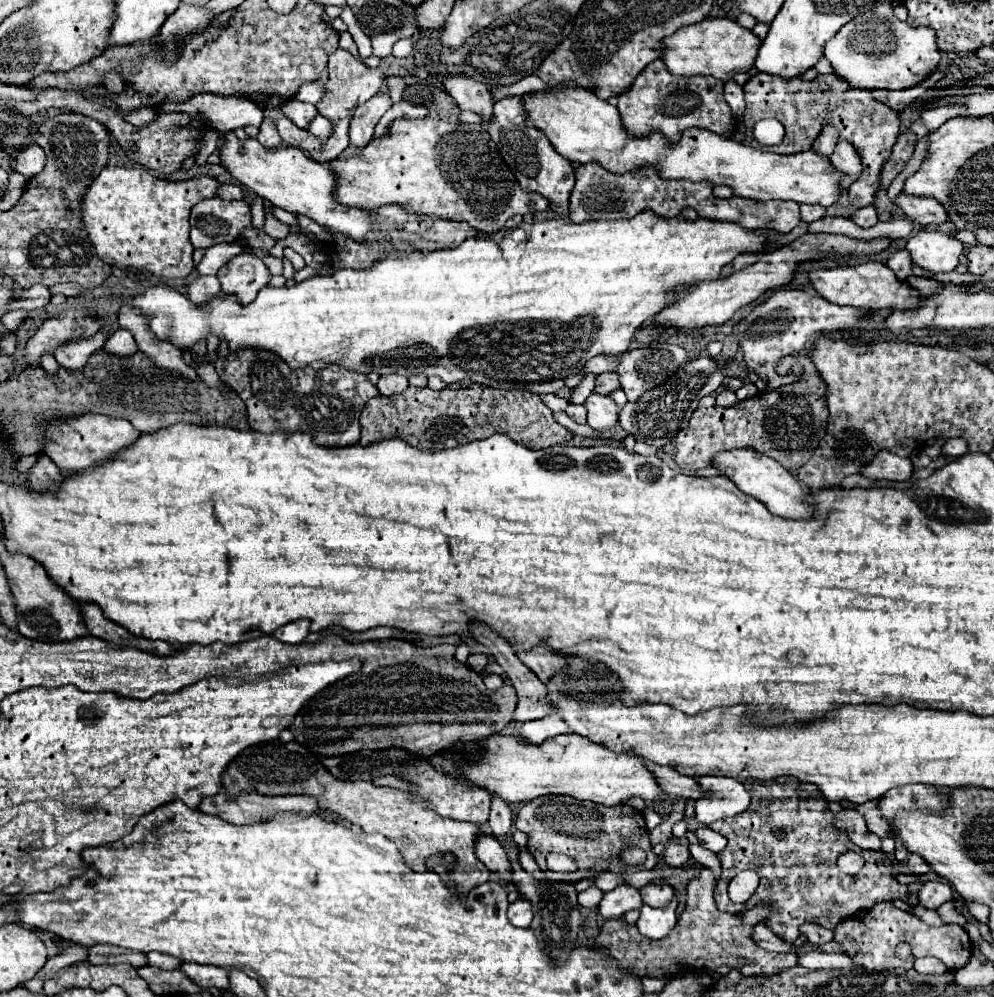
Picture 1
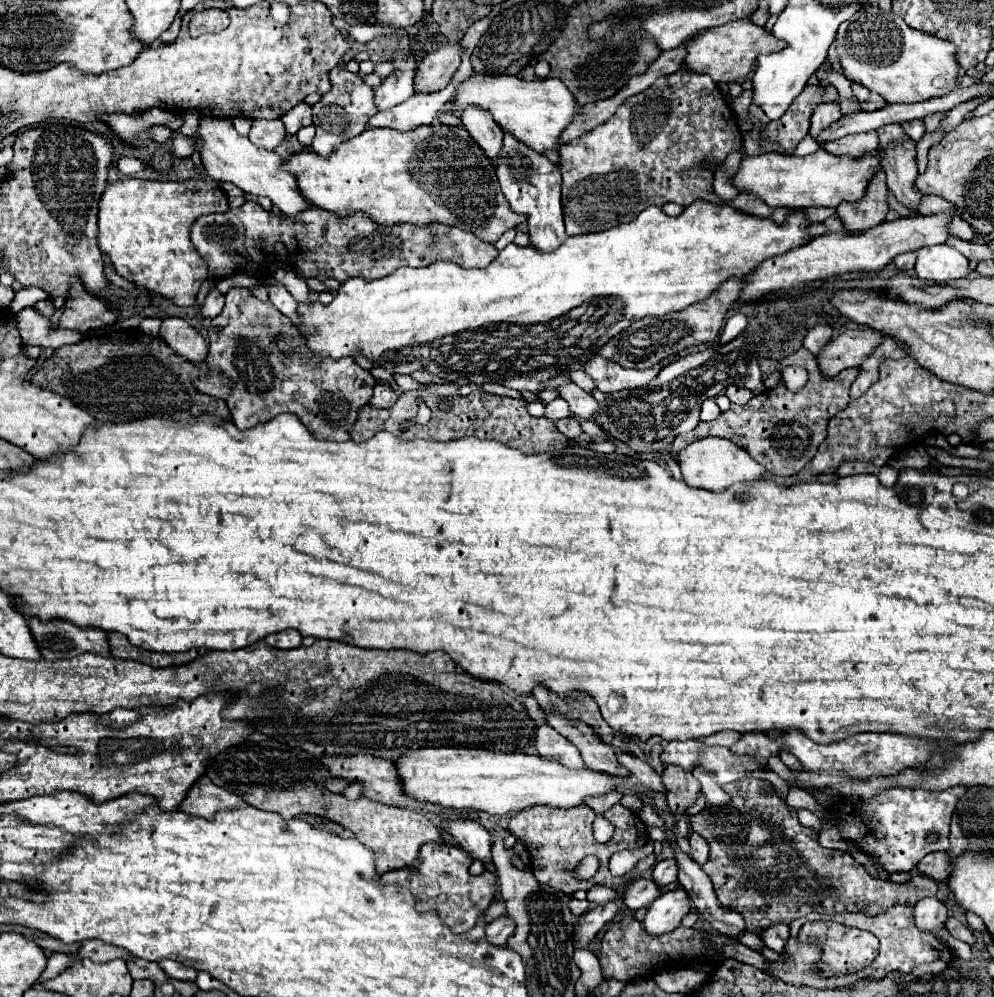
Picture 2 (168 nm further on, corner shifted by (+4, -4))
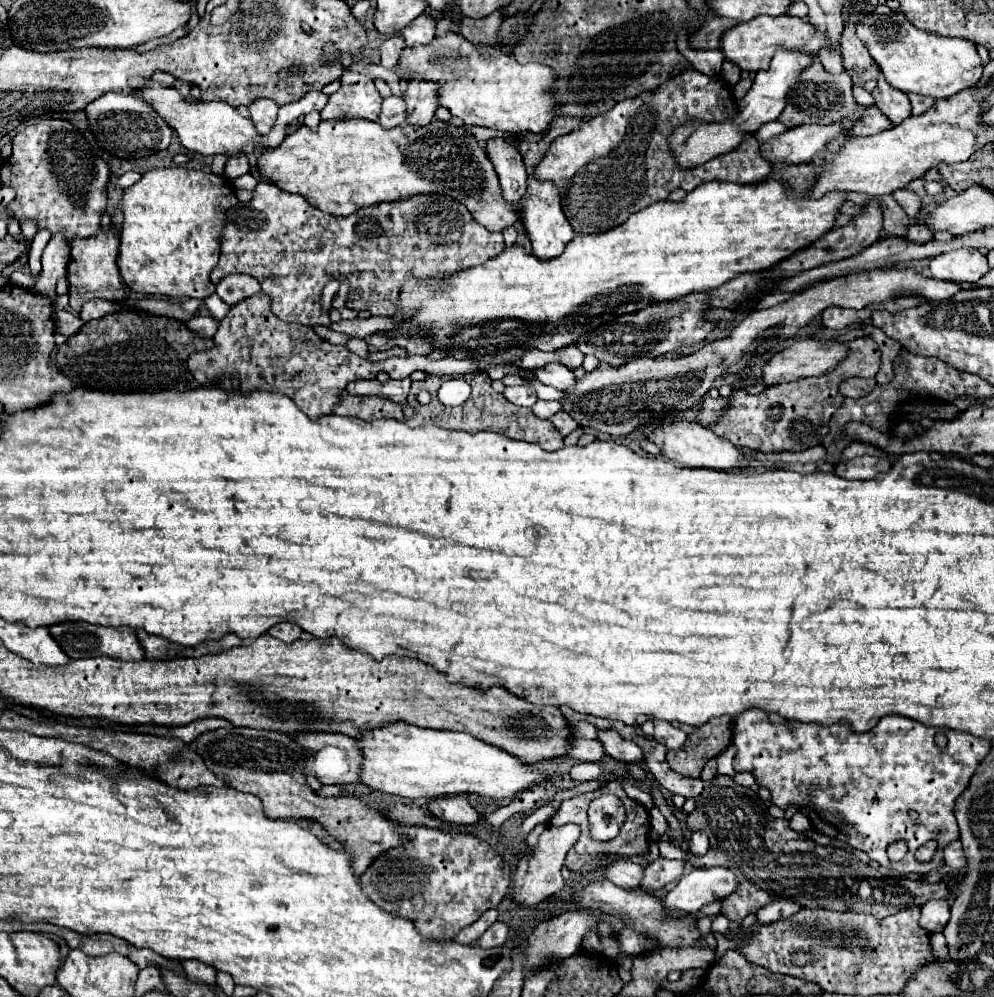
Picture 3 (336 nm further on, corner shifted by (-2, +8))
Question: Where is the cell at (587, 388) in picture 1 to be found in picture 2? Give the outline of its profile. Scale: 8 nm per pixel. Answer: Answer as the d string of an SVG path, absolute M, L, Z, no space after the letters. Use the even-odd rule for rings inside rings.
M554 399L546 405L546 411L544 411L544 417L550 419L550 421L558 421L562 417L568 417L570 415L570 409L568 409L568 403L564 403L564 399Z

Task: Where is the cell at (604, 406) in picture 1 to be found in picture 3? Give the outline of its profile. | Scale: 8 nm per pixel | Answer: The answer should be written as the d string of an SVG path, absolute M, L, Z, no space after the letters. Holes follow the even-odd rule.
M548 363L542 369L536 369L536 379L544 385L552 385L560 391L572 391L576 387L576 377L574 371L570 371L568 367L560 365L560 363Z

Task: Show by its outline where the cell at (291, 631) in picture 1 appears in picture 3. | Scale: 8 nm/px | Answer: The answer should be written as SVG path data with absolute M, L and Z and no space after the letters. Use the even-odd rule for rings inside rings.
M278 623L278 625L274 625L268 633L270 633L272 637L284 641L284 643L292 643L292 641L300 639L302 629L300 629L296 623Z

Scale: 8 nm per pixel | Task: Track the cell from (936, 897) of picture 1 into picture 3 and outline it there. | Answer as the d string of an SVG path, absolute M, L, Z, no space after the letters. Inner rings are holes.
M930 899L922 905L922 917L920 927L928 929L928 933L944 931L946 923L950 919L950 905L944 899Z

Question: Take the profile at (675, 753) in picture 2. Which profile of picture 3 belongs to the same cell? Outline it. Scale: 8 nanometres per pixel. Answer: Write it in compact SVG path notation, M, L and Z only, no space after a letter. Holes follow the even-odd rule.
M654 721L654 739L660 741L662 745L666 745L668 749L682 749L688 735L682 729L678 729L678 727L670 725L670 723Z

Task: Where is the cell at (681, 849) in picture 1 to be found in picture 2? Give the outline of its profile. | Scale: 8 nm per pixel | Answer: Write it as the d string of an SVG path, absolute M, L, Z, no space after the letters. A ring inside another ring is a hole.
M674 859L658 861L652 869L652 879L658 887L666 887L666 885L676 883L676 875L678 875L678 865Z

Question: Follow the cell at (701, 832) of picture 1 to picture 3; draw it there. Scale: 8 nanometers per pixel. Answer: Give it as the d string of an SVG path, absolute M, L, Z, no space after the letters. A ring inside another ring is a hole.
M694 831L692 839L690 839L690 845L688 845L688 851L692 851L694 855L704 855L708 849L710 849L708 835L704 831Z

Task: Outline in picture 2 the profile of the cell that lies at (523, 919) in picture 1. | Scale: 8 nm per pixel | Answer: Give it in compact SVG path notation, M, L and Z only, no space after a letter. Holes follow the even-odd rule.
M508 915L498 917L486 927L486 941L490 941L492 945L504 945L506 939L512 935L512 931L514 931L514 921Z

